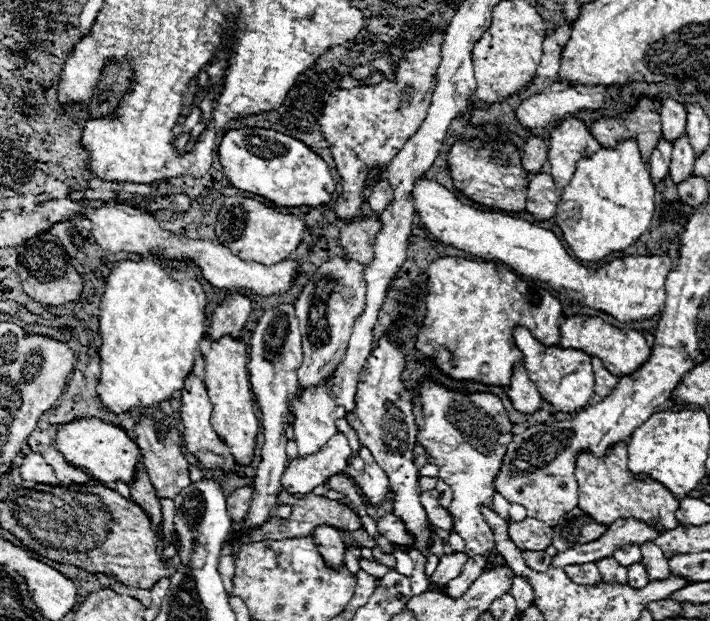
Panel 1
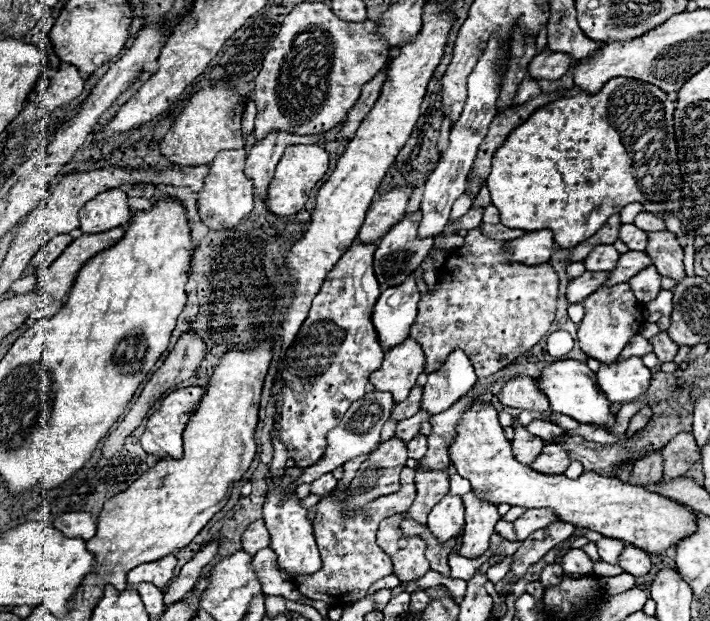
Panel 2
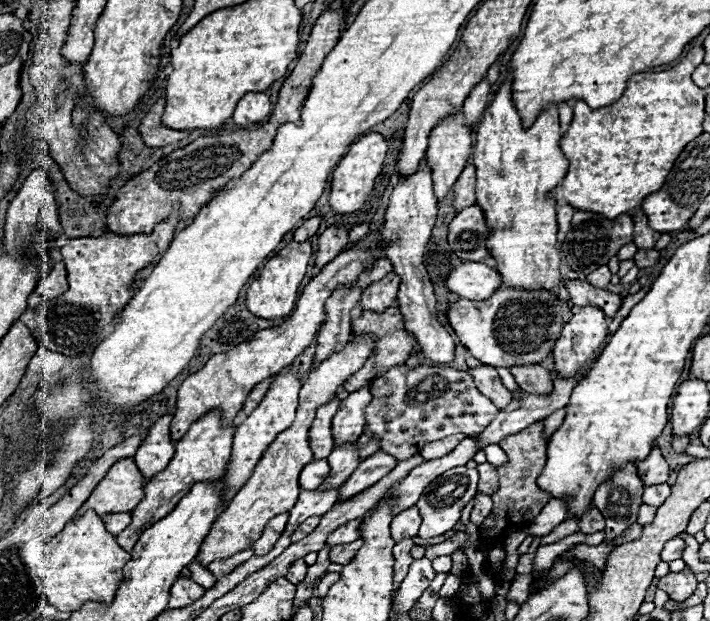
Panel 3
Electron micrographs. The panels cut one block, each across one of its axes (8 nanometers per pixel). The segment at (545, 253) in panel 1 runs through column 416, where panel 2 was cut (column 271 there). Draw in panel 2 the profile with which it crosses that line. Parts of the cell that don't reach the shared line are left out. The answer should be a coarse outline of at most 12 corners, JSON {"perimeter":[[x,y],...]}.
{"perimeter":[[320,146],[286,148],[268,186],[276,218],[300,212],[328,170]]}

